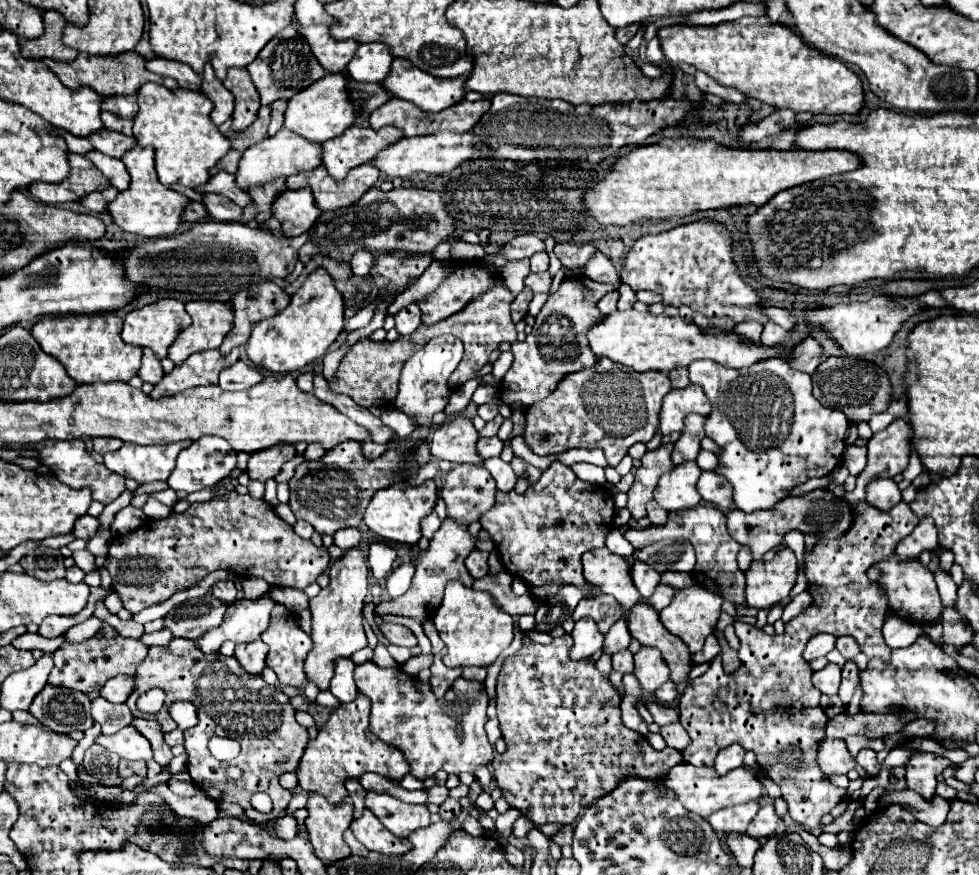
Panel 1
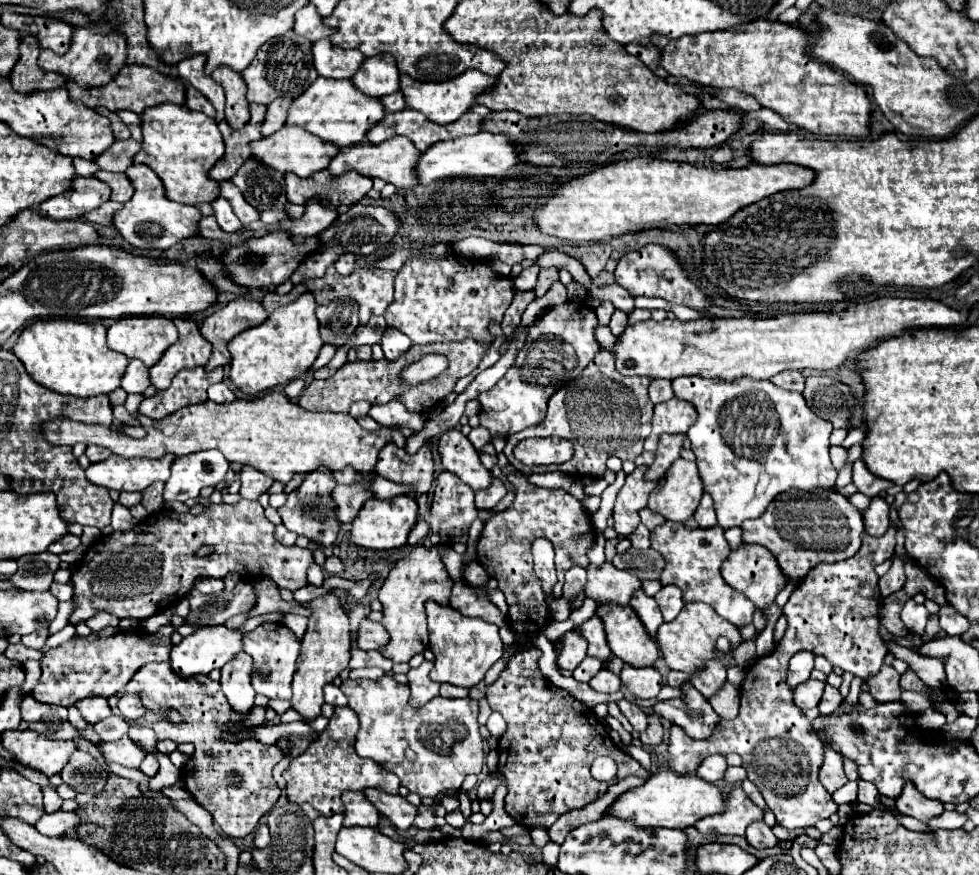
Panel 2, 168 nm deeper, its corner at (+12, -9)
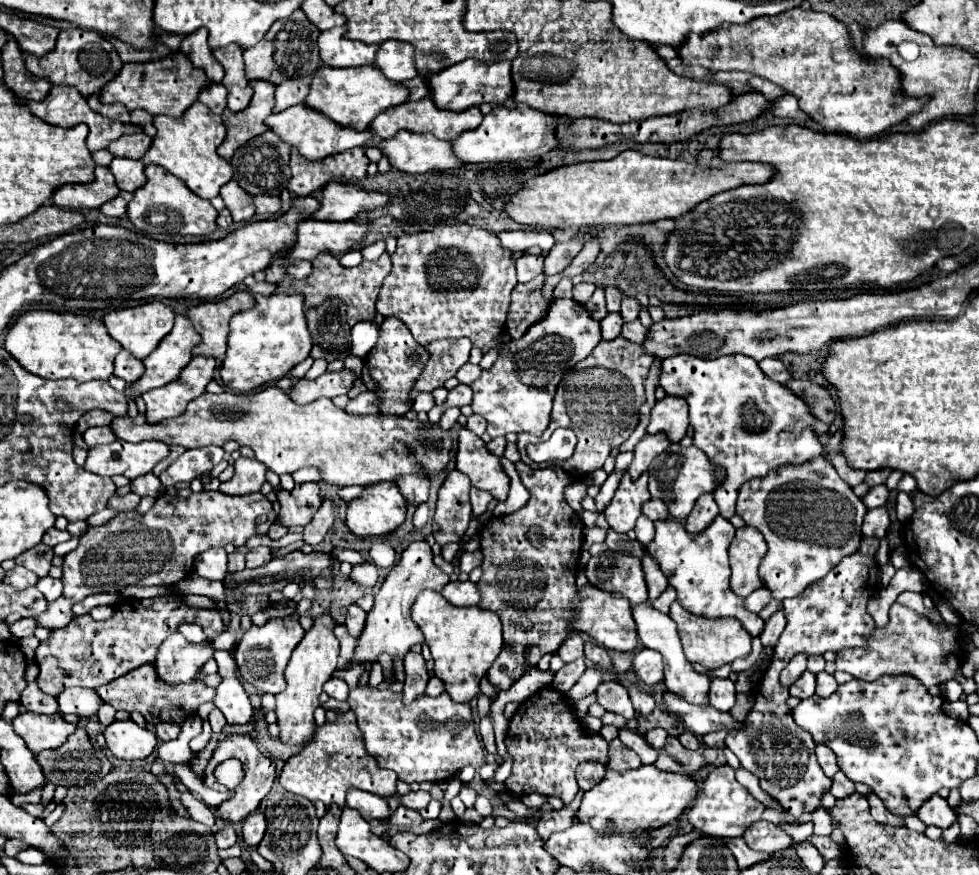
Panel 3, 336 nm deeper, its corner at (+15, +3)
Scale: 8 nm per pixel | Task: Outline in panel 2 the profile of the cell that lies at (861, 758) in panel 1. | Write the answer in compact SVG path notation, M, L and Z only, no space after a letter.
M858 780L858 798L856 802L860 804L870 804L874 808L880 808L880 800L878 800L878 792L874 784L868 784L866 780Z

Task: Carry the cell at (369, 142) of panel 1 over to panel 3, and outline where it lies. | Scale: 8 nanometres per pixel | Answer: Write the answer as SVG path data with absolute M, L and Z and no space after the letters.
M399 132L397 136L383 140L383 154L389 156L393 168L409 174L425 174L429 170L453 170L465 166L455 156L453 146L447 140L437 140L429 134Z

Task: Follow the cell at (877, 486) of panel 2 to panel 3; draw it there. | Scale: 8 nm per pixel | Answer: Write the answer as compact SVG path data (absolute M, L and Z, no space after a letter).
M875 470L875 472L867 472L867 478L865 482L873 488L873 486L879 486L879 484L885 484L887 478L889 478L891 470Z

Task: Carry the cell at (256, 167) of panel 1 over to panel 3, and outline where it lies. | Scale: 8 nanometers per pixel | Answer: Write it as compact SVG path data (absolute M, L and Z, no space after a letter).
M305 104L287 108L285 112L277 112L273 116L267 118L269 128L287 144L299 148L301 156L305 156L307 160L321 160L325 156L331 154L339 154L357 146L369 146L373 140L373 132L363 130L357 132L355 128L345 128L333 120L329 120L327 116L321 116L321 112L313 112L313 108L305 108Z

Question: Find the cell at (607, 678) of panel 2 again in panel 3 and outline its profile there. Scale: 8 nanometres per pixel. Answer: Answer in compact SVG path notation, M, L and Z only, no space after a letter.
M587 668L587 672L579 678L579 682L569 690L567 696L569 696L571 700L581 700L581 698L593 694L595 688L597 688L597 684L601 684L601 680L603 680L603 672L601 672L601 670Z

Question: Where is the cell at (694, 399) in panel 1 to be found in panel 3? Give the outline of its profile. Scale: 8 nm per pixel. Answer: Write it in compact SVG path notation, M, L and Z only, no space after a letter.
M665 396L651 410L651 422L647 426L649 434L665 432L669 442L679 442L689 426L687 400L679 396Z

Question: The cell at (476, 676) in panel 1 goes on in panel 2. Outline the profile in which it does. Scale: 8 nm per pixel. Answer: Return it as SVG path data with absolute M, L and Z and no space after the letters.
M440 684L440 696L460 698L460 696L468 696L468 690L466 688L456 688L454 684Z

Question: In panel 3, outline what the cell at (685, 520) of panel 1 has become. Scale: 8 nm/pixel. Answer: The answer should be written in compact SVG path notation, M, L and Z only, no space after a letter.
M717 516L709 528L701 534L689 534L685 526L677 520L663 520L655 522L655 540L647 546L651 556L659 562L661 572L665 574L669 586L675 588L677 592L677 602L689 610L695 616L705 616L705 618L723 618L723 616L733 616L743 622L745 630L757 638L763 632L763 620L745 610L743 598L739 598L731 588L729 588L729 560L727 560L727 548L735 536L735 528L729 520L723 516Z

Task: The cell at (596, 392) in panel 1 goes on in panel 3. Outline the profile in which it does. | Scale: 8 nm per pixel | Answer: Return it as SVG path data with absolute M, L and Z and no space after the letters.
M621 336L611 342L601 340L597 348L585 360L577 362L573 370L567 372L561 380L553 400L551 424L541 437L525 432L517 434L517 448L521 460L529 466L531 458L526 453L527 445L537 443L537 439L549 439L555 428L565 426L575 430L579 444L569 460L555 464L565 468L565 472L569 472L569 476L573 478L585 478L597 468L603 468L603 462L611 454L611 450L619 448L639 422L639 408L645 402L643 382L649 374L651 362L653 356L649 356L649 352L641 352L641 344L629 342Z

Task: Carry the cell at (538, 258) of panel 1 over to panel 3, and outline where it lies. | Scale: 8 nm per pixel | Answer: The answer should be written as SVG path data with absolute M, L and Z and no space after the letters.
M523 254L521 258L517 258L517 280L519 282L529 282L541 272L543 272L543 256Z

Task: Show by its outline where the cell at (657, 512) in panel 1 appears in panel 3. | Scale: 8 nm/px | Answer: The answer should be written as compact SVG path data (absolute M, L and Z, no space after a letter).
M655 498L643 504L643 514L645 514L649 520L653 520L653 522L657 522L657 520L667 520L667 518L669 518L667 506L665 506L661 500L655 500Z

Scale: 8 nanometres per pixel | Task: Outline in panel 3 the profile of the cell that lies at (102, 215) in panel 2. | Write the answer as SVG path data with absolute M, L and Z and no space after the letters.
M119 192L117 198L109 200L105 206L101 206L101 212L107 214L107 216L117 216L117 218L123 218L127 214L127 202L131 200L133 194L129 192Z

